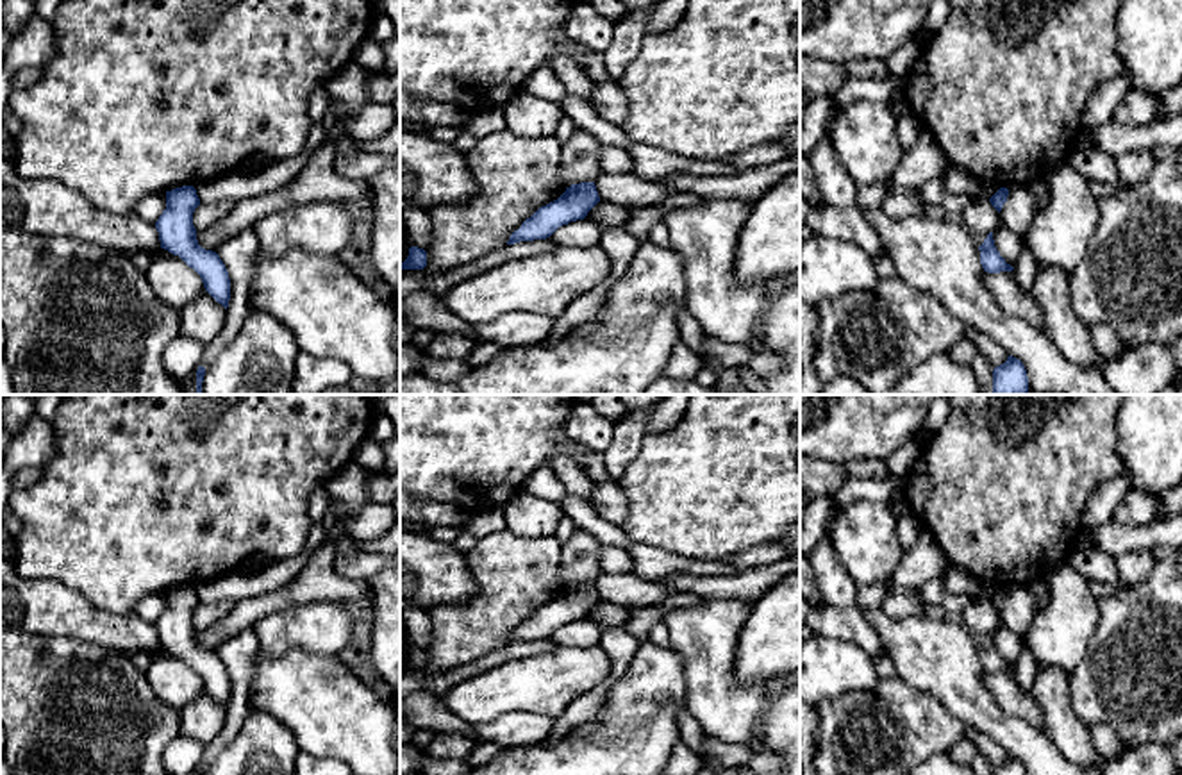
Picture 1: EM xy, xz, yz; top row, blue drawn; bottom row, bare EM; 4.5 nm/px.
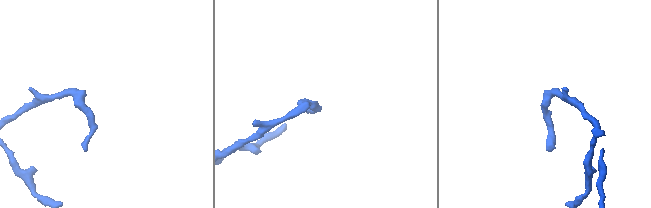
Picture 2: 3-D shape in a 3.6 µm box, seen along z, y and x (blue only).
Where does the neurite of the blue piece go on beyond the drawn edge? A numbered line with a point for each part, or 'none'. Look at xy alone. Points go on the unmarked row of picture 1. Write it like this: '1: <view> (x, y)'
none

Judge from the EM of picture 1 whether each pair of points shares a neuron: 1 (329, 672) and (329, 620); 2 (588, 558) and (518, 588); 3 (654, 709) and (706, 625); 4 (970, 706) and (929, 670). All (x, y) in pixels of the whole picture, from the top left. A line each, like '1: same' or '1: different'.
1: different
2: different
3: different
4: same

